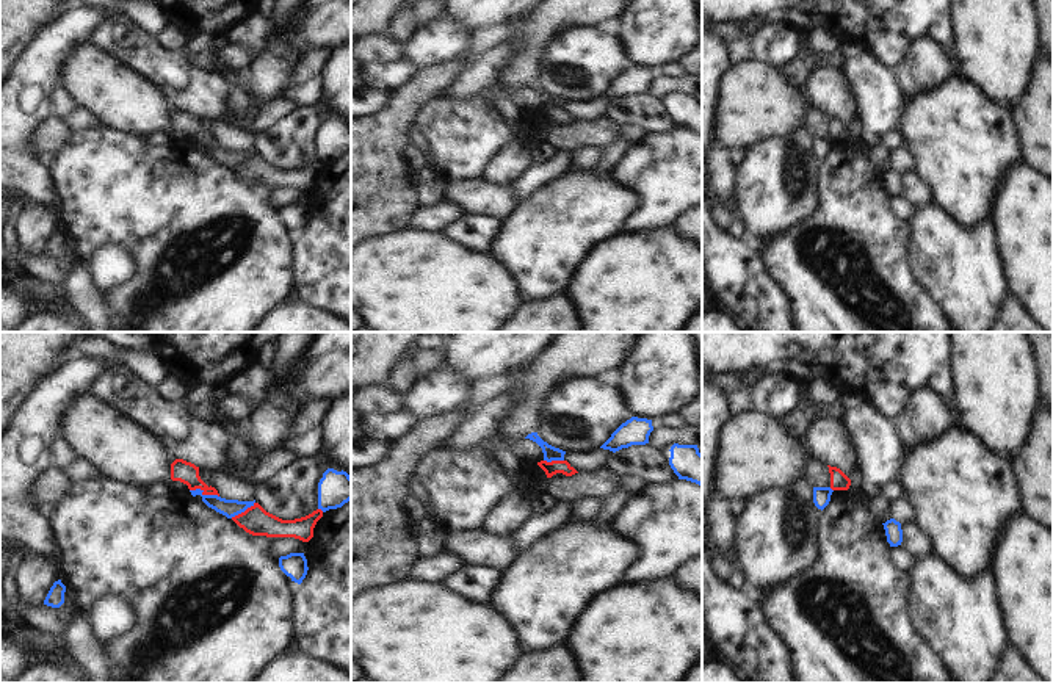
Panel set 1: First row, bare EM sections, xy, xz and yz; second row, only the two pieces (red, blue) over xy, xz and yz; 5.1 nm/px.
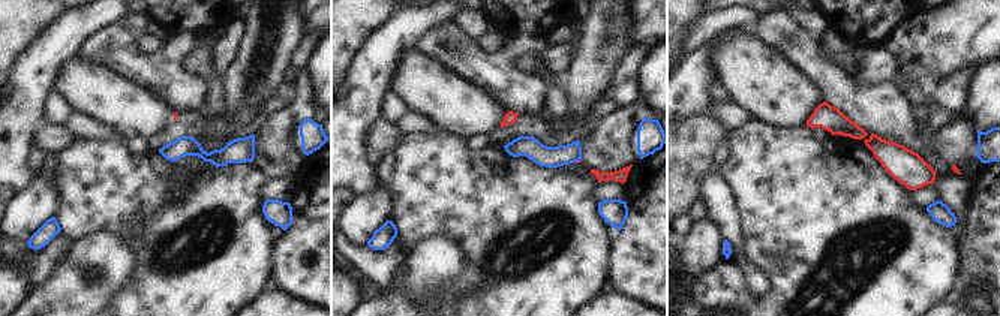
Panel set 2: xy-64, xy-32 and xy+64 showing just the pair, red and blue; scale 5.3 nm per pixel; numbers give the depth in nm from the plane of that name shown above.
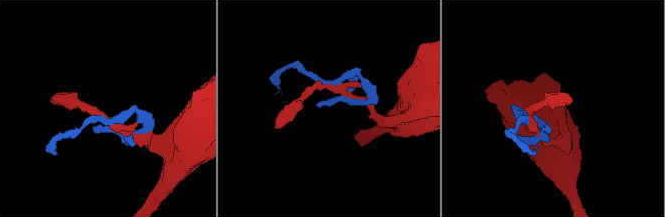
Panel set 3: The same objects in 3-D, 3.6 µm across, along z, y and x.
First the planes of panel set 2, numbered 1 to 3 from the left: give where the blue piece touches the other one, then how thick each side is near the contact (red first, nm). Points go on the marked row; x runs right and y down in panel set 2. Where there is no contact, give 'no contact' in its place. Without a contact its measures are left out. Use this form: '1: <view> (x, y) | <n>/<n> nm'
1: no contact
2: xy-32 (579, 160) | 20/110 nm
3: no contact

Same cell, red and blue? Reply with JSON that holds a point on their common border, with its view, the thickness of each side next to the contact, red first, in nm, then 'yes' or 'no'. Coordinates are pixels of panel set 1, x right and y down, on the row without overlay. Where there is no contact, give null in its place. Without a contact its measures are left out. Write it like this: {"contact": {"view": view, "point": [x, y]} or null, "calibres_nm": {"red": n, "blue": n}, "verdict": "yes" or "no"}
{"contact": {"view": "xy", "point": [204, 143]}, "calibres_nm": {"red": 110, "blue": 90}, "verdict": "no"}

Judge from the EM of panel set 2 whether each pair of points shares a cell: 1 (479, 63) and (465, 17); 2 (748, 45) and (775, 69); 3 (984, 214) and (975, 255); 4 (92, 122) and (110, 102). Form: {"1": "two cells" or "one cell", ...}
{"1": "two cells", "2": "one cell", "3": "one cell", "4": "two cells"}

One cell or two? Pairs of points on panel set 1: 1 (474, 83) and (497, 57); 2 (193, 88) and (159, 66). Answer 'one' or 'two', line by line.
1: one
2: one

